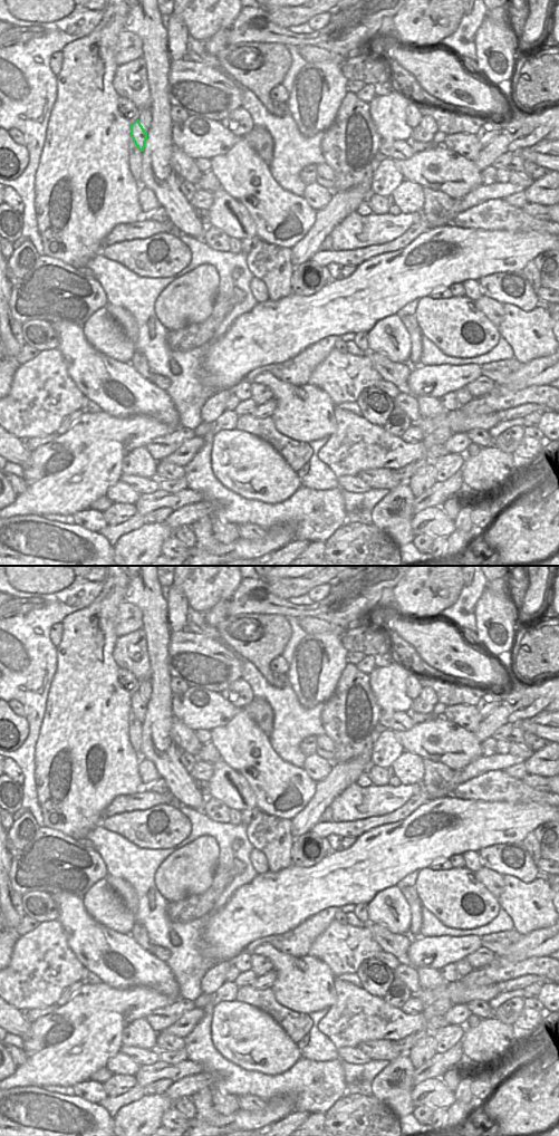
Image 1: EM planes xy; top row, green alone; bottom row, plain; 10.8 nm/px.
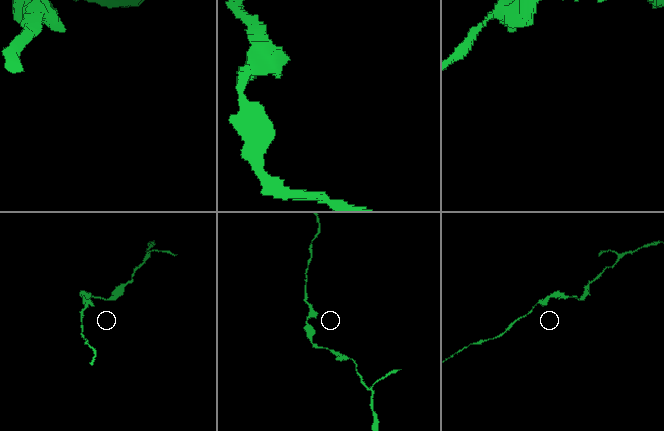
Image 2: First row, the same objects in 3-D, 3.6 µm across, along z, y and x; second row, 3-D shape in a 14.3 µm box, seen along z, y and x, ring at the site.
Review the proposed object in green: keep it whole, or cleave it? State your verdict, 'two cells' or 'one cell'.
one cell

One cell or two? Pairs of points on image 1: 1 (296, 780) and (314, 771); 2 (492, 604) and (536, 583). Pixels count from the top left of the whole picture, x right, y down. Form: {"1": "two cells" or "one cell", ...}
{"1": "two cells", "2": "two cells"}

